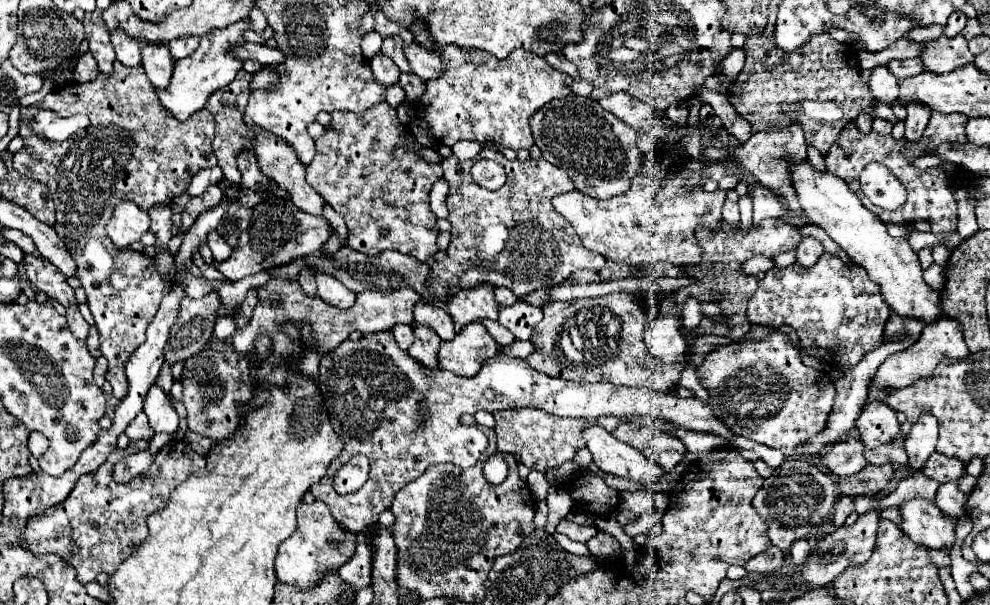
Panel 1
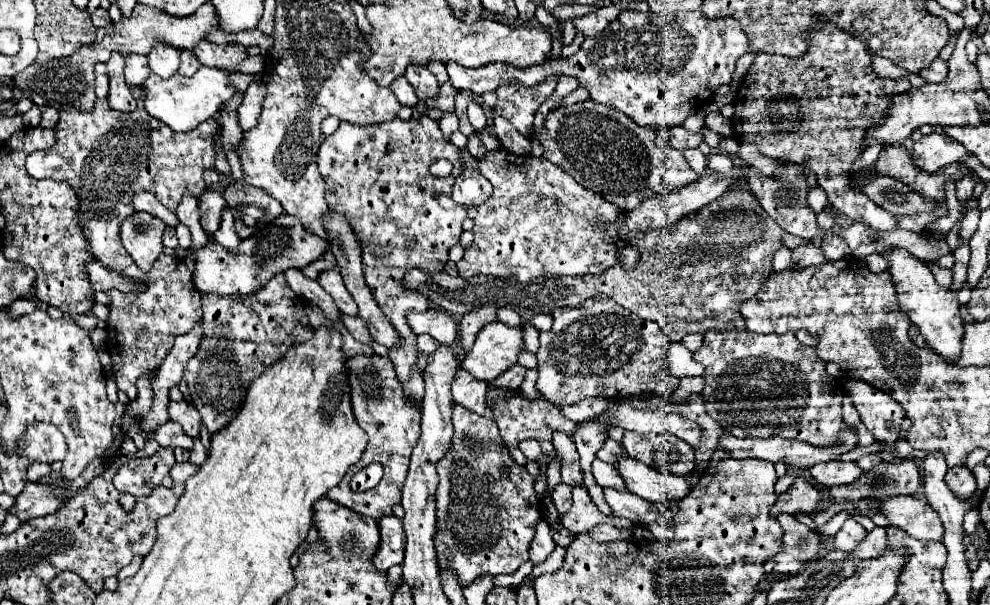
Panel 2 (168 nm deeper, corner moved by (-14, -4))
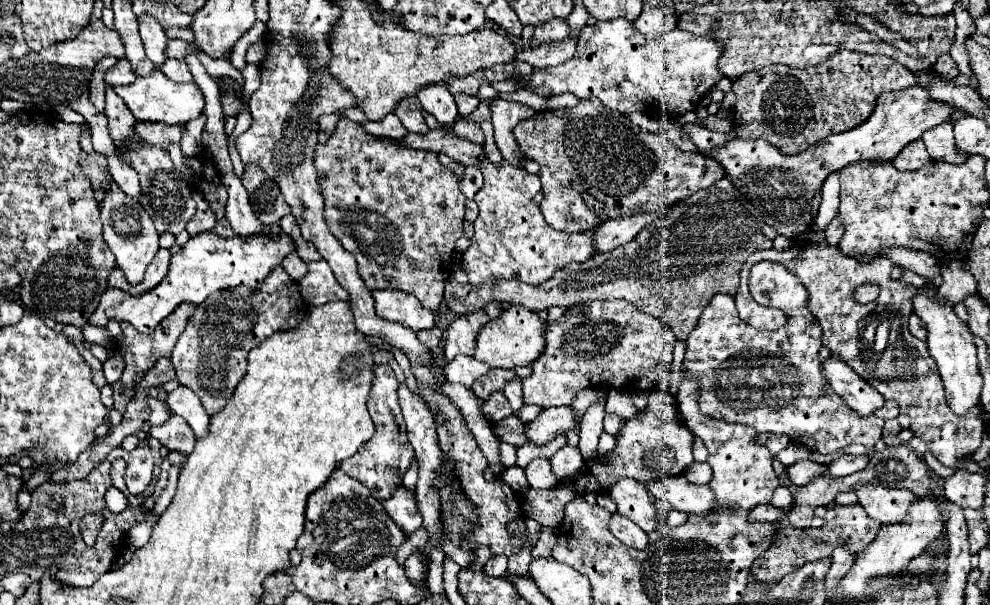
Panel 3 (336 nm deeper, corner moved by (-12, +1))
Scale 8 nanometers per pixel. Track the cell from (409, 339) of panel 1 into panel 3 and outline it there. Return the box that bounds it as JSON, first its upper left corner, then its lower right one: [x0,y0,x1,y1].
[418,328,442,350]

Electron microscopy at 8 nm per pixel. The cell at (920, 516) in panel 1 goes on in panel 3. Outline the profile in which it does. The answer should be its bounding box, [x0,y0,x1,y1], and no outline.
[856,486,918,524]

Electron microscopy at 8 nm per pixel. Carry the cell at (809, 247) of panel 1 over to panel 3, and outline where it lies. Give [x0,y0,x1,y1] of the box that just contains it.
[826,218,844,246]

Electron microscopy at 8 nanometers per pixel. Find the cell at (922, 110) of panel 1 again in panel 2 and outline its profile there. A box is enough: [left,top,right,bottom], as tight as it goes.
[912,133,968,173]

